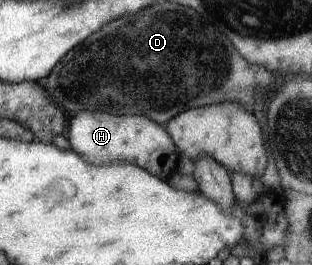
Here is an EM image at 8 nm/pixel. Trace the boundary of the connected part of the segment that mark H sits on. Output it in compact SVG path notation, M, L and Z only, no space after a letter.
M82 111L70 121L68 141L72 149L78 149L78 153L86 157L86 161L132 161L134 165L142 163L142 169L145 169L146 173L154 173L156 176L174 171L174 161L179 157L179 151L176 151L170 134L143 115L108 115Z

